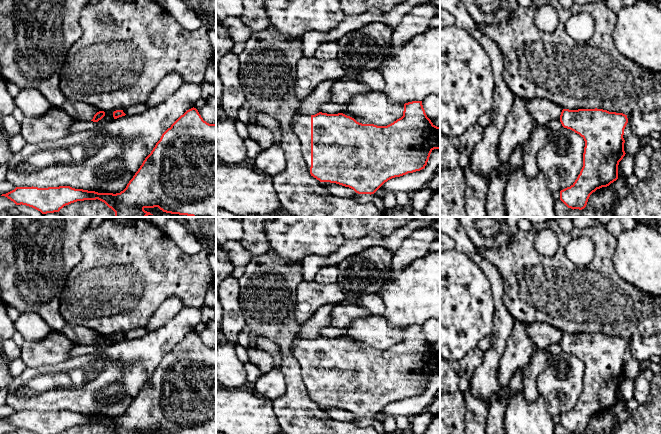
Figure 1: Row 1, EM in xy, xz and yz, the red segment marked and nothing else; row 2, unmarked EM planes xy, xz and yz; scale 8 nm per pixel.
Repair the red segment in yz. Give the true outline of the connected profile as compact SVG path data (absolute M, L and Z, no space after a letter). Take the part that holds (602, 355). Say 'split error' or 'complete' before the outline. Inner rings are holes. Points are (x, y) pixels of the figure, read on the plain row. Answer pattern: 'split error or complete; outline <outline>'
split error; outline M543 322L527 323L527 332L537 349L548 350L552 344L559 343L564 352L579 358L585 365L583 391L575 406L560 415L560 424L571 433L582 434L590 419L597 413L607 411L618 403L618 389L625 380L623 362L628 347L627 339L603 333L563 333Z

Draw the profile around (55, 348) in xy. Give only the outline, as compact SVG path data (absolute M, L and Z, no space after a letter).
M51 330L41 340L25 341L20 358L29 368L54 365L68 360L74 347L75 344L61 331Z

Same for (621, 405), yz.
M624 400L618 401L616 405L607 410L612 415L618 416L622 411L626 410L627 402Z

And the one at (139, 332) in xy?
M137 328L135 330L130 330L128 332L124 333L116 333L116 334L122 334L126 339L134 339L139 338L147 334L151 330L147 330L146 328Z

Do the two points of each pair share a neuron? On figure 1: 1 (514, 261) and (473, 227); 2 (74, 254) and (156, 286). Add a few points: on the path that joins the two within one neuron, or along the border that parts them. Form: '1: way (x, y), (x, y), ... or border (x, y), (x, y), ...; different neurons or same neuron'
1: border (517, 233), (503, 247), (490, 250); different neurons
2: border (81, 233), (79, 248), (82, 259), (67, 276); different neurons

